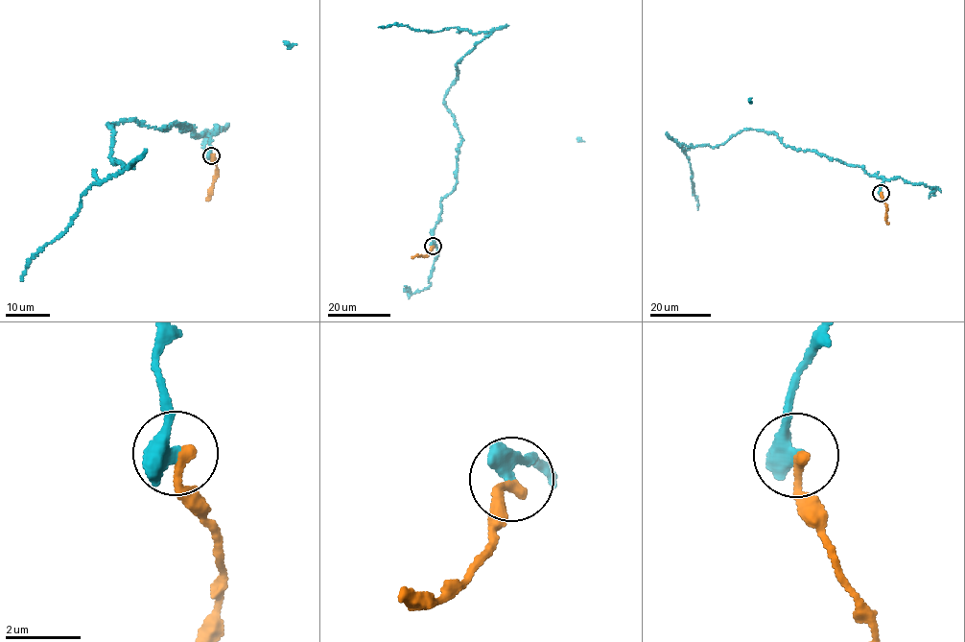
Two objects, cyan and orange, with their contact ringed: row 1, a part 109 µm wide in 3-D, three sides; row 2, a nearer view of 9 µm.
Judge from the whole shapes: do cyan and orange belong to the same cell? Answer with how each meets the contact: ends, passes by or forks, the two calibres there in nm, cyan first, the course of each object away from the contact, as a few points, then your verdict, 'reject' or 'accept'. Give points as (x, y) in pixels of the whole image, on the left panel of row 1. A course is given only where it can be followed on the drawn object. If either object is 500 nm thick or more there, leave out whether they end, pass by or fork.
calibres 550 and 260 nm; course cyan (212, 154), (210, 137), (186, 125), (106, 125), (115, 163), (133, 164), (82, 196), (20, 281); course orange (212, 154), (218, 169), (206, 201); reject

